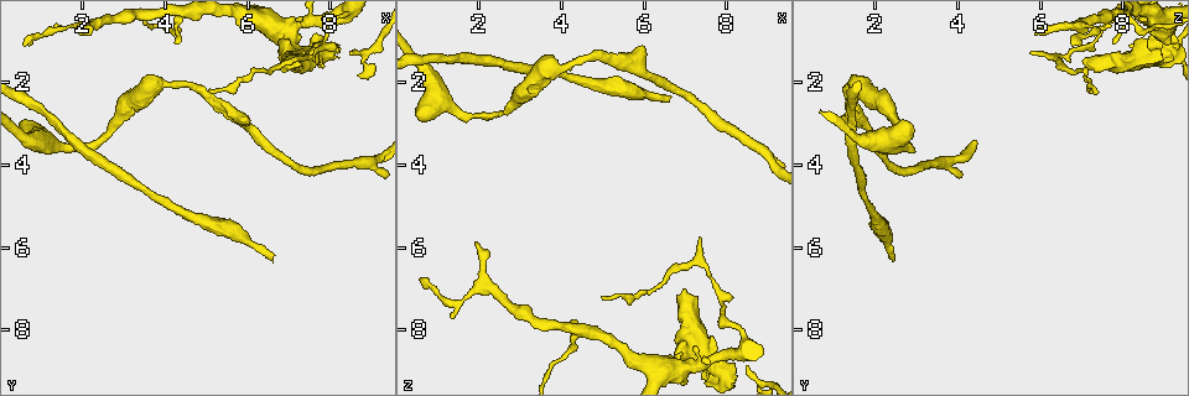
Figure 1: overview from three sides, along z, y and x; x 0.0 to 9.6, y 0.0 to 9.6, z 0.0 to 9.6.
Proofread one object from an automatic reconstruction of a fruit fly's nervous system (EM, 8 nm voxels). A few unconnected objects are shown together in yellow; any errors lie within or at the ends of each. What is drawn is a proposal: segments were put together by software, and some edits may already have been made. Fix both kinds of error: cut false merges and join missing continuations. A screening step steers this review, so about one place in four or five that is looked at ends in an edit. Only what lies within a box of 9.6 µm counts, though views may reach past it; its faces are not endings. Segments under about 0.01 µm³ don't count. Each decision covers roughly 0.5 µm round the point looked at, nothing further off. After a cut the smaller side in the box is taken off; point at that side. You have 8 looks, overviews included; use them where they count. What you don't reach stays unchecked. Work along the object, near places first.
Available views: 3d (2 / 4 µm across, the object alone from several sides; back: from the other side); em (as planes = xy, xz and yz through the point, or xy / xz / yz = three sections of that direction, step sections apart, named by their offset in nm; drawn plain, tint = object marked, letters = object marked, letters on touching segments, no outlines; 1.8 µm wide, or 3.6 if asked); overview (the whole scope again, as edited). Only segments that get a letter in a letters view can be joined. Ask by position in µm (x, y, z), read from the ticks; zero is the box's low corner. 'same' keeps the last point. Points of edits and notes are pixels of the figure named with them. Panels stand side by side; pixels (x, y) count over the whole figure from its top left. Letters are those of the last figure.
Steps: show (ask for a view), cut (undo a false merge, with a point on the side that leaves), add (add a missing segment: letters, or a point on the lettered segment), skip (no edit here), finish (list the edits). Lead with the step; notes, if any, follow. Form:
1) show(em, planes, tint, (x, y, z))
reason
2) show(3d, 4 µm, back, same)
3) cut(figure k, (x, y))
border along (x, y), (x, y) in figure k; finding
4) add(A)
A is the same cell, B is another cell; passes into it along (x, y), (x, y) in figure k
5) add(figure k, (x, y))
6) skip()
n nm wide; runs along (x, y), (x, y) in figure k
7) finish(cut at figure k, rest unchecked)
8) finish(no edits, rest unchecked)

show(3d, 2 µm, (1.90, 0.80, 5.90))
free end

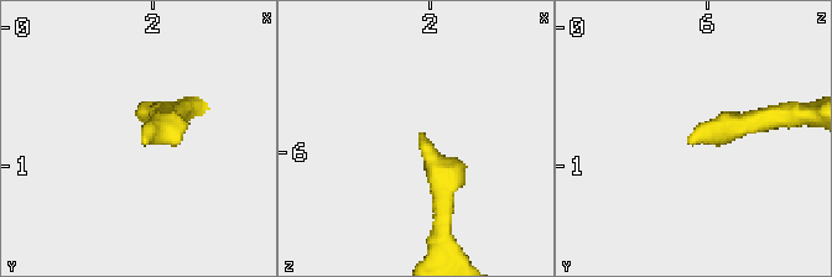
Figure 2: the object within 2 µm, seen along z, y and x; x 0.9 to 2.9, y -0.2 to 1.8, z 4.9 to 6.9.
show(em, planes, plain, (1.96, 0.86, 5.86))
shape alone is not enough

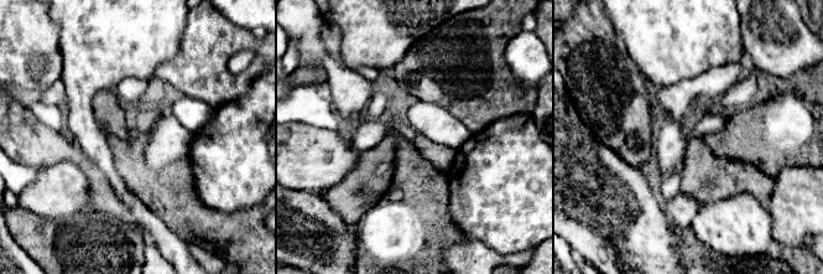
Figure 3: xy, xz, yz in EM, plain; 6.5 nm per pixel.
show(em, planes, letters, same)

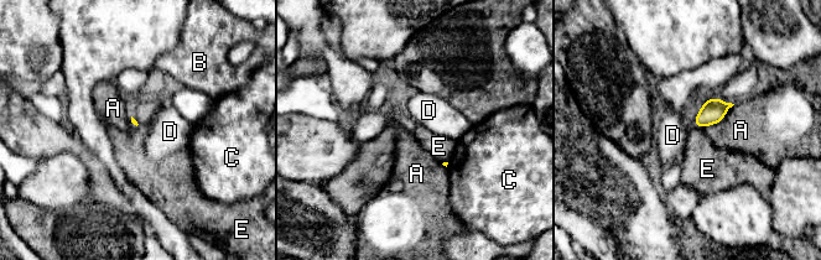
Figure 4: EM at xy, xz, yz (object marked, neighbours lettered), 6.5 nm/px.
skip()
A, B, C, D and E are other cells; border along (692, 124), (702, 128) in figure 4; no lettered segment goes on from it

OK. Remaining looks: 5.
show(3d, 4 µm, (6.00, 2.85, 1.15))
branch stops here

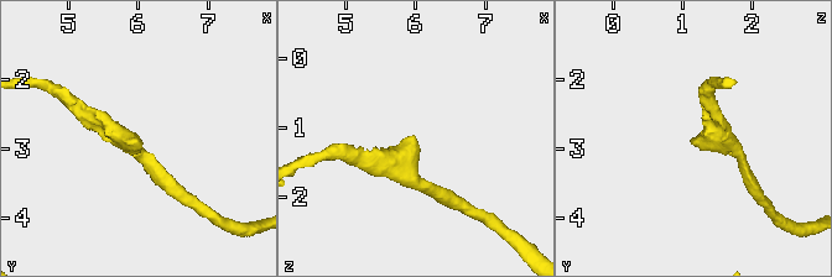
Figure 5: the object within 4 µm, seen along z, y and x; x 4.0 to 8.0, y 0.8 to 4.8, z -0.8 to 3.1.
show(em, yz, step 16, tint, (6.00, 2.85, 1.15))
now the EM

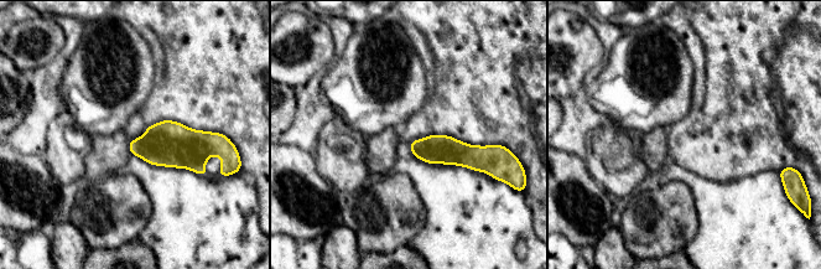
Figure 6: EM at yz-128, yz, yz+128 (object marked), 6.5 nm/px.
show(em, planes, letters, same)
another direction

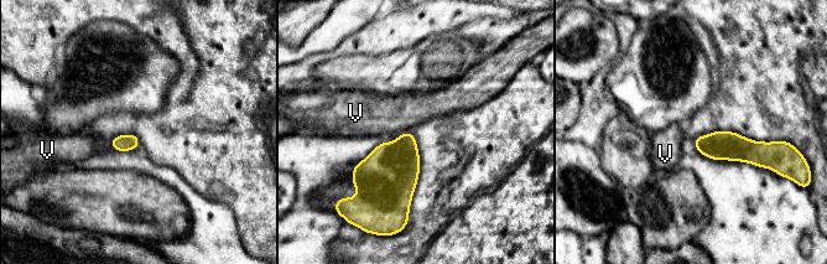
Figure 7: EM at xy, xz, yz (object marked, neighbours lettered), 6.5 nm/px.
skip()
V is another cell; border along (110, 139), (112, 146) in figure 7; no lettered segment goes on from it

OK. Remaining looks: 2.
show(em, xy, step 16, tint, (6.65, 6.30, 2.40))

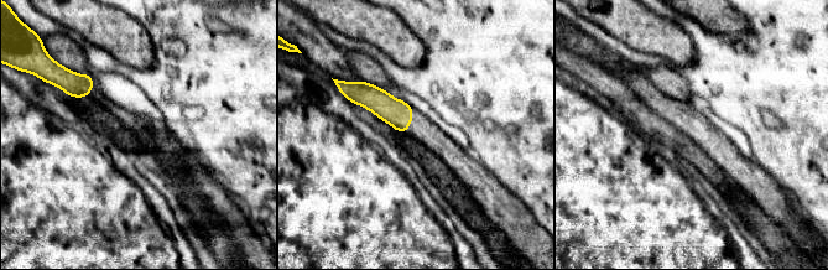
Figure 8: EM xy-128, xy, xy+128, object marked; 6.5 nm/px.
show(em, planes, letters, same)
another direction

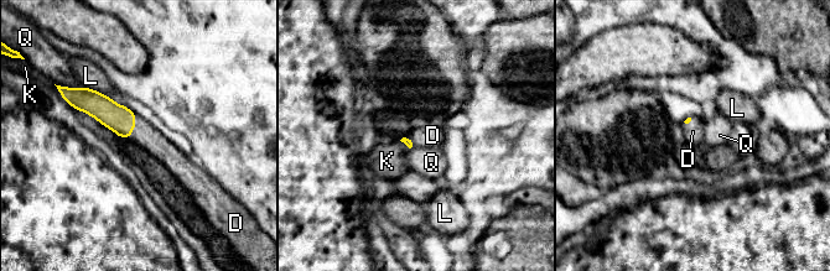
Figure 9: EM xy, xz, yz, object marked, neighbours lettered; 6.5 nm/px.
add(D)
D is the same cell, K, L and Q are other cells; passes into it along (122, 120), (134, 126), (148, 139) in figure 9; the cell continues

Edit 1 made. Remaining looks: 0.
finish(add at figure 9, rest unchecked)

